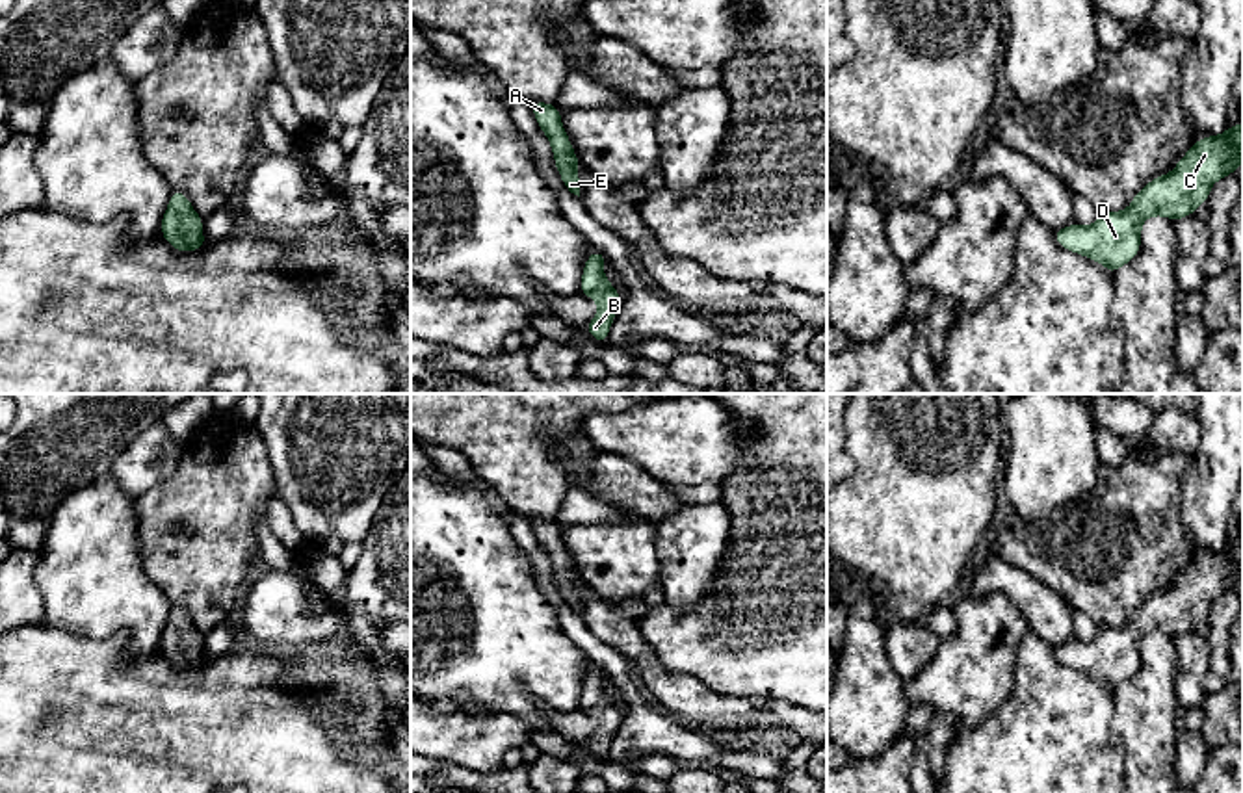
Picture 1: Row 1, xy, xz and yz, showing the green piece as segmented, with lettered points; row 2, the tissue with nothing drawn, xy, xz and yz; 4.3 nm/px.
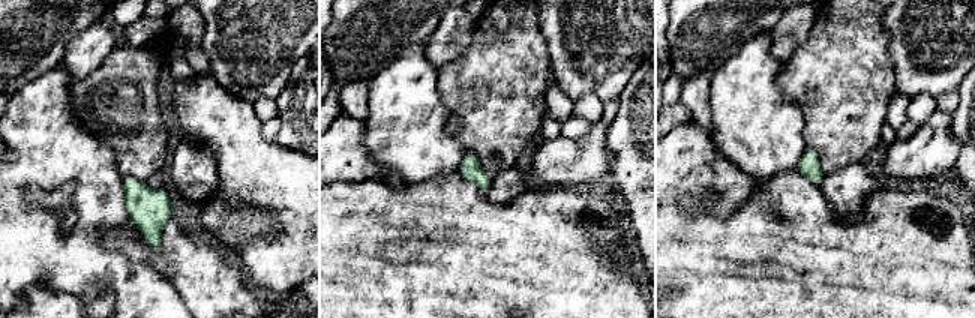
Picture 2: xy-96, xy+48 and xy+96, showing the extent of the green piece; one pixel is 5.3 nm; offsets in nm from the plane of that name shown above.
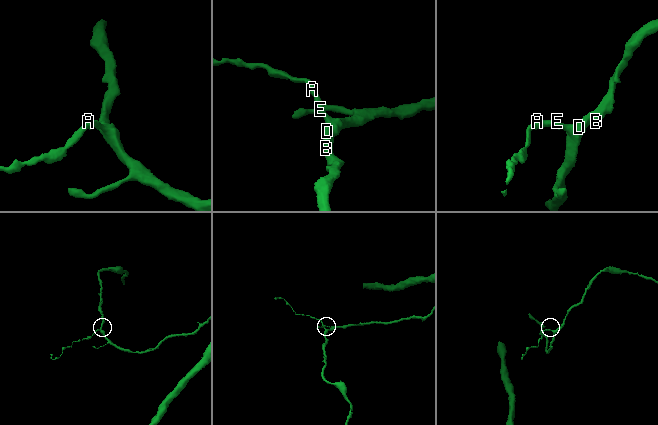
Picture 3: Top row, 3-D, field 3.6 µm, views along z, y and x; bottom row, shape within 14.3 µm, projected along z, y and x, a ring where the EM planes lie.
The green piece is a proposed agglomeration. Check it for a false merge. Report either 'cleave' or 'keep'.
keep

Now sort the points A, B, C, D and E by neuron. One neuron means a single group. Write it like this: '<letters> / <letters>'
A B C D E

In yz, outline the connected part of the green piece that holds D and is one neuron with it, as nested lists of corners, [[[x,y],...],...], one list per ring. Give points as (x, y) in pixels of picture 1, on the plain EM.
[[[1237,539],[1221,552],[1195,557],[1171,589],[1152,594],[1122,628],[1100,628],[1091,643],[1070,639],[1053,644],[1053,654],[1063,665],[1087,672],[1115,691],[1141,667],[1145,635],[1191,633],[1197,622],[1208,618],[1217,596],[1236,591],[1243,579],[1241,568],[1243,539]]]

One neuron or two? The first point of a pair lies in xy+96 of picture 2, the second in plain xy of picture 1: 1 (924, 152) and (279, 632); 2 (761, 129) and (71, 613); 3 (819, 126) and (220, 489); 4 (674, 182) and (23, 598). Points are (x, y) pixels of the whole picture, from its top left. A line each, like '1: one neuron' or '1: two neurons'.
1: one neuron
2: one neuron
3: one neuron
4: one neuron

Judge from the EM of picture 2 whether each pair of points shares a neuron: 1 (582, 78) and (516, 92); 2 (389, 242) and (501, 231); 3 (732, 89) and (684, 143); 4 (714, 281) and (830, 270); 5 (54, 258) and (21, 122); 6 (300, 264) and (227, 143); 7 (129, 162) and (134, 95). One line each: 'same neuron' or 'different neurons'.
1: different neurons
2: same neuron
3: different neurons
4: same neuron
5: same neuron
6: same neuron
7: same neuron

